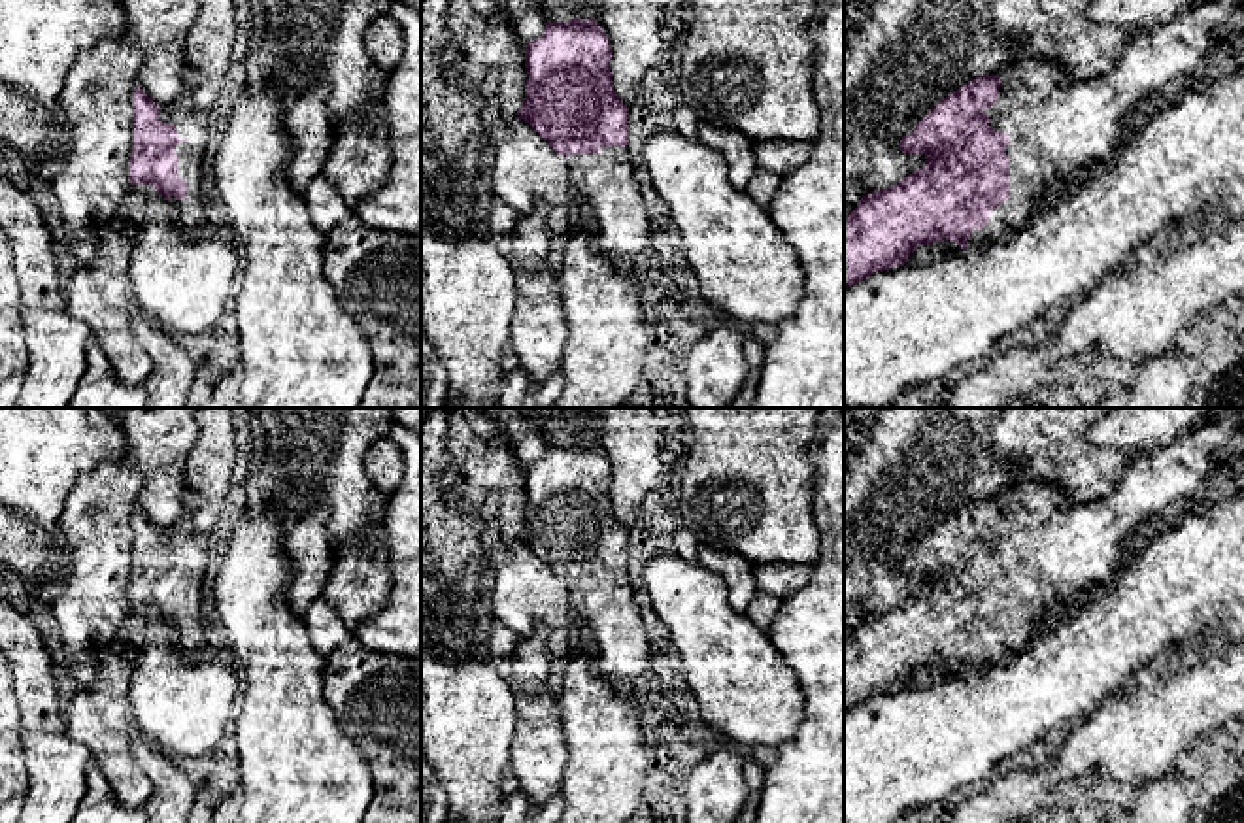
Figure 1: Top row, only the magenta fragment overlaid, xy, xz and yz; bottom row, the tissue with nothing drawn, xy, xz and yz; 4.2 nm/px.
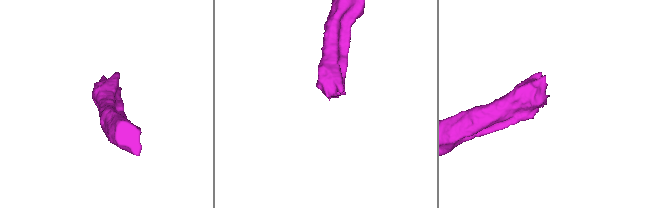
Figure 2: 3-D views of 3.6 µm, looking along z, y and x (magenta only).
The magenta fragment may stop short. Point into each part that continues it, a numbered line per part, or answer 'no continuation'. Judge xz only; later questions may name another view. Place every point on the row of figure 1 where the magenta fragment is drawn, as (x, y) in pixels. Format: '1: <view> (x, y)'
1: xz (605, 184)

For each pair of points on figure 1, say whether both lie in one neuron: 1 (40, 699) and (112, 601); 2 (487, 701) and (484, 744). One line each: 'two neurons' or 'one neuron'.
1: two neurons
2: one neuron

